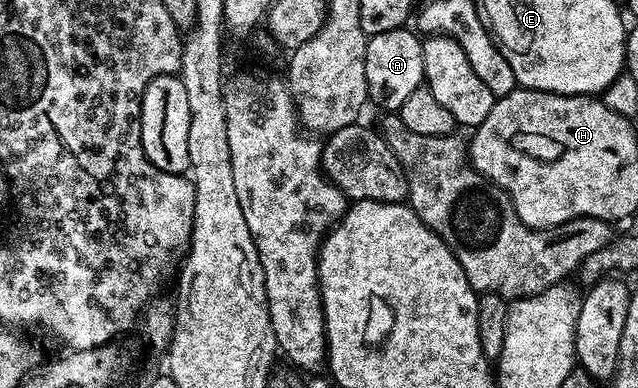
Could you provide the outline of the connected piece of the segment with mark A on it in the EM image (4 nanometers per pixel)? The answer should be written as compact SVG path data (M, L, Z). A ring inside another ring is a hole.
M410 28L380 32L369 35L366 39L364 72L366 73L366 92L371 103L379 106L382 112L397 112L424 82L424 56L422 55L421 37L410 31Z

